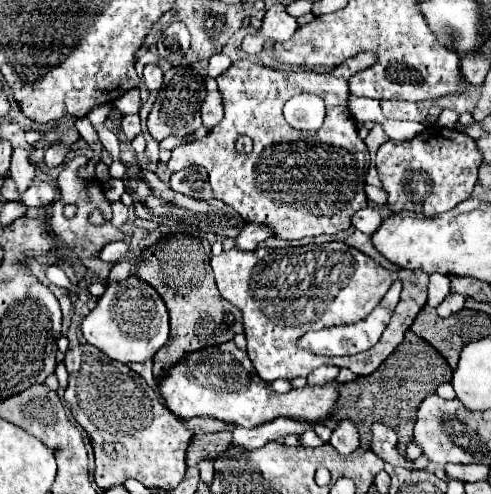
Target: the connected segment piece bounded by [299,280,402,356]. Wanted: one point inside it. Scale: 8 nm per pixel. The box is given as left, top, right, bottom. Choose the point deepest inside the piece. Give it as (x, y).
(336, 340)

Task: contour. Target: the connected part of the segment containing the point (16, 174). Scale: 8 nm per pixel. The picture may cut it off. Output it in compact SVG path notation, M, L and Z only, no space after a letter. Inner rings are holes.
M15 148L15 150L13 150L13 162L11 162L9 174L11 174L11 178L15 180L19 194L23 194L23 192L33 184L35 166L33 166L33 162L29 160L29 152L27 152L27 150L23 150L23 148Z

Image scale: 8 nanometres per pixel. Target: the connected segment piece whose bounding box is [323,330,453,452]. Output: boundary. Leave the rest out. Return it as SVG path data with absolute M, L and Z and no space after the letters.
M411 330L405 334L403 344L395 348L395 352L369 376L361 376L355 382L341 384L337 388L337 406L331 412L331 416L325 418L325 426L335 428L339 420L347 418L353 420L359 428L361 446L371 448L371 424L379 422L389 428L393 428L399 436L399 448L405 452L407 442L413 438L413 426L415 426L415 414L423 398L433 394L439 384L451 382L453 370L449 368L447 360L423 338L415 336Z

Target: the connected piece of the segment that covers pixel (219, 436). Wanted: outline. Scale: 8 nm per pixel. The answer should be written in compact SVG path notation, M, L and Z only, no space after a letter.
M215 432L193 438L187 449L187 466L197 465L204 459L216 458L227 449L229 442L231 442L231 432Z

